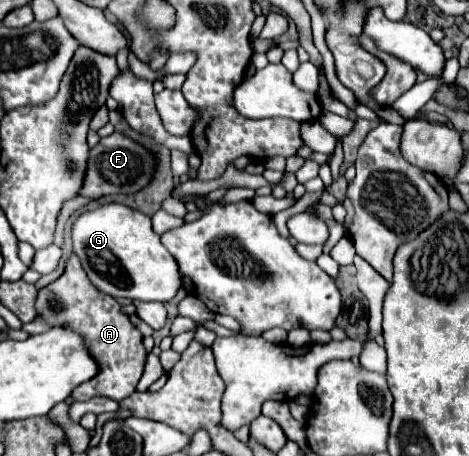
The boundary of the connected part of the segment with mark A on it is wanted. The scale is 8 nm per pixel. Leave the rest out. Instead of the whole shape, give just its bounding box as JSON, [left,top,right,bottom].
[35,255,147,401]

